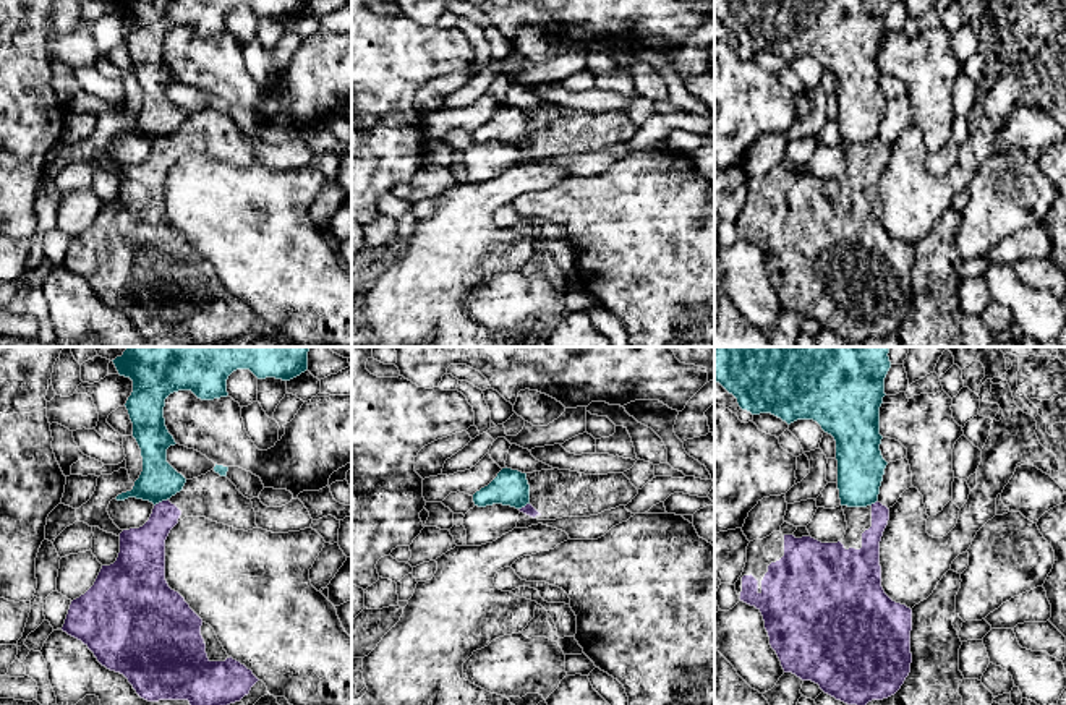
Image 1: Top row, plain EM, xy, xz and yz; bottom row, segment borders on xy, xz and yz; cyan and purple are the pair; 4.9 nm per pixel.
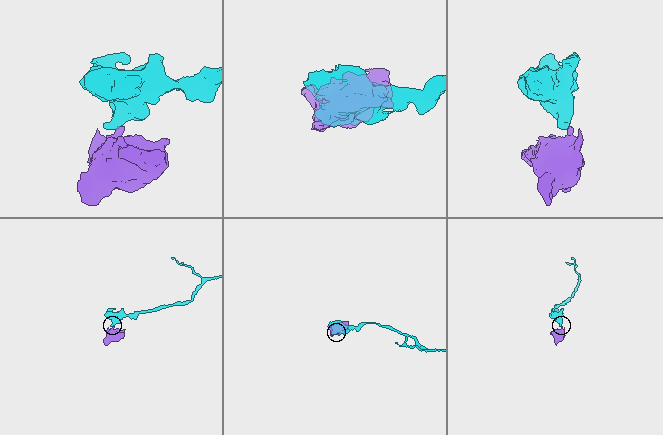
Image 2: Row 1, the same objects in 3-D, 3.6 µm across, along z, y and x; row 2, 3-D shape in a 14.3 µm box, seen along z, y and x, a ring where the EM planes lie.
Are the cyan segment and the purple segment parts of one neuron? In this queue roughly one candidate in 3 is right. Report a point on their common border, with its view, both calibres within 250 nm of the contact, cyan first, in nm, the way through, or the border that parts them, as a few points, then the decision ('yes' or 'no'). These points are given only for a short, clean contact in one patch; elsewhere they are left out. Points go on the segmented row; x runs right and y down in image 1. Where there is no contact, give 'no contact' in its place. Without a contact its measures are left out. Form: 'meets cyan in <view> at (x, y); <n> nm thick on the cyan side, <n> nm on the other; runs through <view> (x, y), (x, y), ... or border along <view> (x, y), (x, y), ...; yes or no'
meets cyan in xy at (161, 501); 190 nm thick on the cyan side, 220 nm on the other; border along xy (167, 498), (154, 506); no

